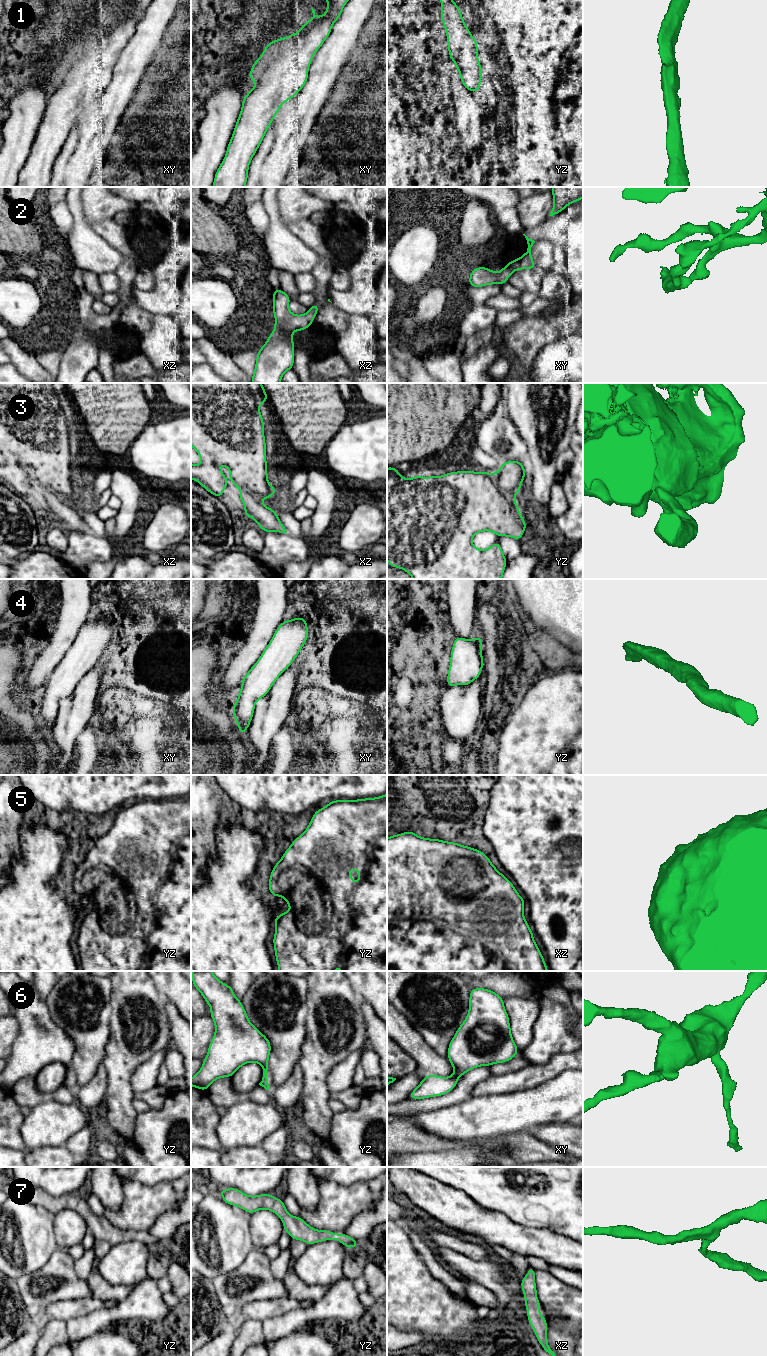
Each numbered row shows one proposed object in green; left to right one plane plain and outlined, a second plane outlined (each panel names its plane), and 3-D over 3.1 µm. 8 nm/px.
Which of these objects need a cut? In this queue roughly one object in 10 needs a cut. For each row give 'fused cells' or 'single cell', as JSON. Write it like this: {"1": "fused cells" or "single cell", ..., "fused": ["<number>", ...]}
{"1": "single cell", "2": "single cell", "3": "fused cells", "4": "single cell", "5": "single cell", "6": "single cell", "7": "single cell", "fused": ["3"]}

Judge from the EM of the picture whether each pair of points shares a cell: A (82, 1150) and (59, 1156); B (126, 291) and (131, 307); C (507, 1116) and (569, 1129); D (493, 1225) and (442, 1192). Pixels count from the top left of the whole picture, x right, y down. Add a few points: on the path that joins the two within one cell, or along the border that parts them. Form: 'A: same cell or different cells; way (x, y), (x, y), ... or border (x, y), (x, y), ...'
A: different cells; border (64, 1145), (75, 1156)
B: same cell; way (126, 295), (128, 303)
C: different cells; border (569, 1120), (541, 1124), (531, 1131)
D: same cell; way (480, 1222), (466, 1216), (455, 1205)

